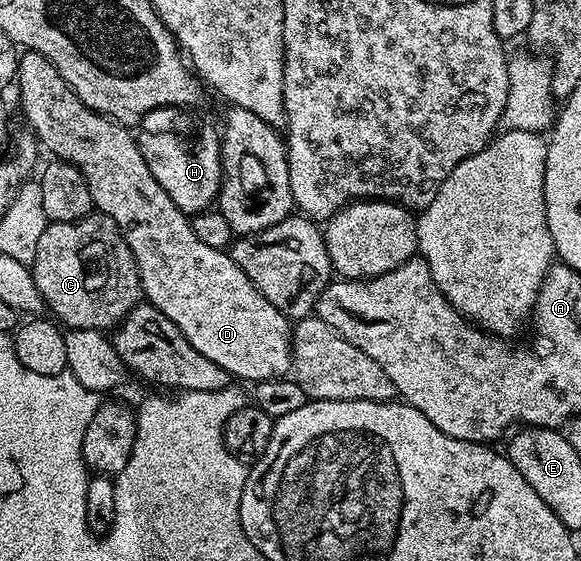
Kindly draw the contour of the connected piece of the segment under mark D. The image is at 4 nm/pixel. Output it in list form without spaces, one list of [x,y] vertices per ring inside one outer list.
[[[24,50],[19,57],[19,74],[17,76],[17,88],[19,87],[19,103],[23,106],[23,113],[27,117],[27,124],[33,132],[36,139],[44,148],[47,147],[52,151],[56,160],[64,163],[71,163],[85,177],[85,181],[89,185],[89,193],[91,194],[91,202],[102,214],[113,217],[113,221],[117,221],[117,225],[121,229],[121,233],[125,237],[125,241],[129,245],[129,249],[133,253],[133,257],[137,261],[137,269],[139,276],[143,282],[143,293],[146,302],[152,303],[161,313],[165,313],[165,317],[169,317],[169,321],[173,321],[173,325],[177,325],[177,329],[181,329],[181,333],[186,337],[193,349],[197,349],[197,353],[201,353],[203,357],[209,357],[209,361],[213,361],[213,365],[221,365],[227,371],[228,376],[239,379],[251,379],[250,381],[258,381],[260,379],[282,379],[292,370],[291,365],[291,329],[292,324],[287,316],[282,315],[276,307],[269,305],[269,301],[265,301],[265,297],[261,297],[261,293],[253,285],[253,281],[249,281],[249,277],[245,277],[245,273],[241,273],[238,265],[231,260],[230,254],[226,250],[218,251],[213,249],[213,245],[205,245],[198,239],[197,233],[193,233],[191,221],[188,216],[184,215],[181,209],[177,209],[177,205],[173,205],[173,201],[169,197],[169,193],[165,193],[165,189],[161,189],[161,185],[157,185],[157,177],[153,177],[153,173],[149,173],[149,165],[145,165],[145,157],[141,157],[141,149],[134,134],[130,135],[128,128],[122,123],[116,123],[114,119],[108,119],[100,111],[89,109],[81,101],[81,97],[77,97],[77,93],[73,93],[73,89],[65,81],[65,77],[61,77],[57,73],[55,66],[48,61],[46,57],[39,51]]]

